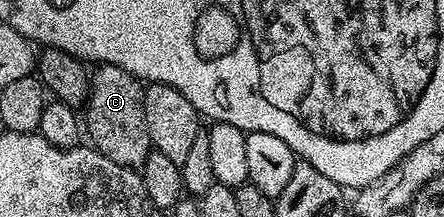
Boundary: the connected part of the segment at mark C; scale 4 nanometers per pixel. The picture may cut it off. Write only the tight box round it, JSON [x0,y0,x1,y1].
[84,63,152,168]

